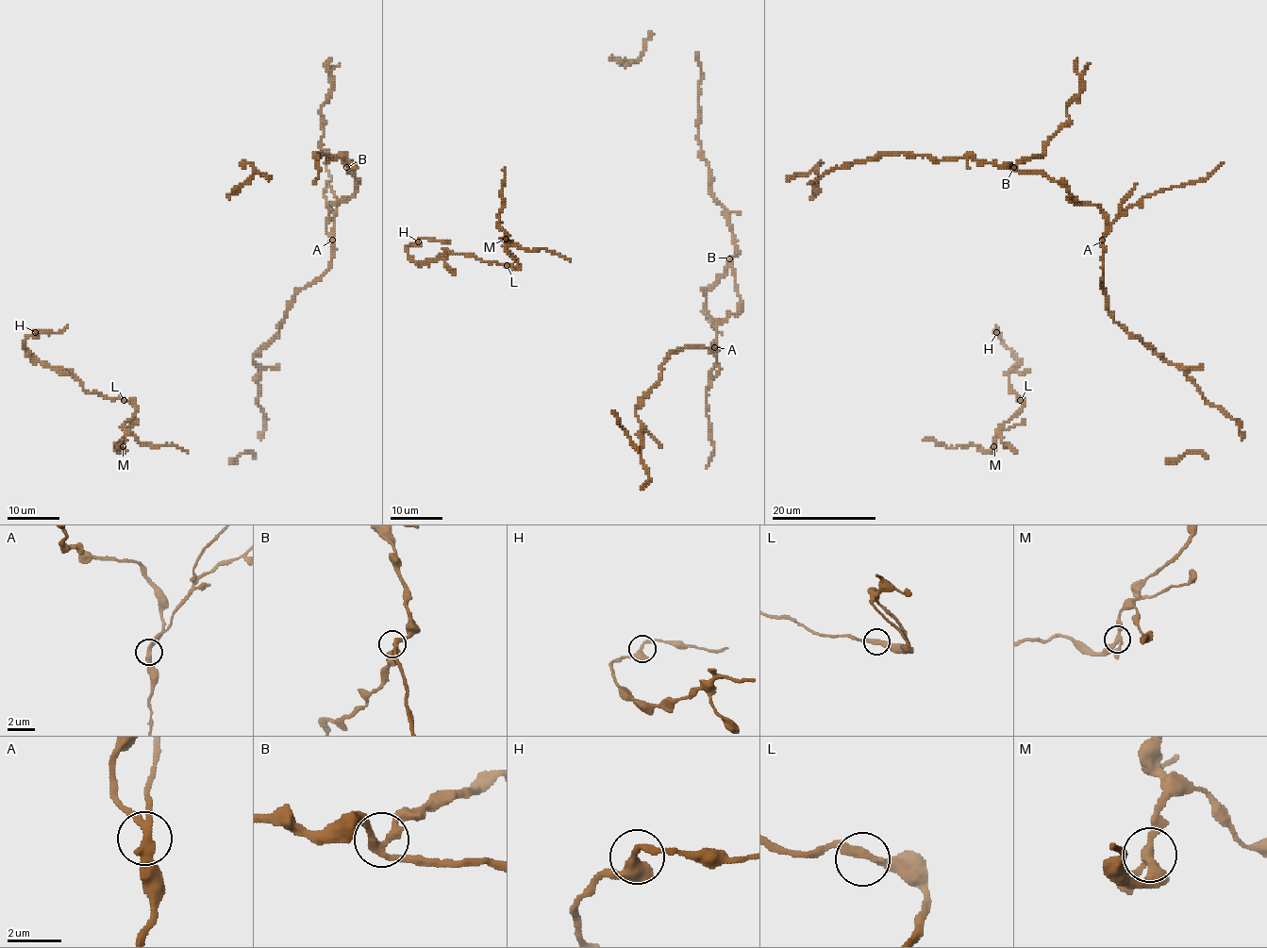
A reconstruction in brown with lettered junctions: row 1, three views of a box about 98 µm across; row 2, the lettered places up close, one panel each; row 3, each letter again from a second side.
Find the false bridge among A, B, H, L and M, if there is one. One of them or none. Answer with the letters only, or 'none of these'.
A

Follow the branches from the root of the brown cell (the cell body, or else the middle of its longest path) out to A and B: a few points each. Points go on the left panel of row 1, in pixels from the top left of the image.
A: (254, 358), (279, 332), (284, 315), (292, 298), (315, 282), (329, 267), (333, 254), (332, 240)
B: (254, 358), (279, 332), (292, 298), (331, 264), (328, 210), (348, 200), (358, 183), (346, 167)

